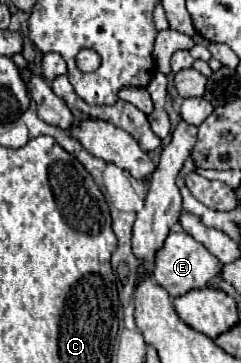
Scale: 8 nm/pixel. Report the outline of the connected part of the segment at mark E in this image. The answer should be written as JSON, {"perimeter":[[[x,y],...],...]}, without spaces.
{"perimeter":[[[170,232],[162,250],[156,254],[156,268],[154,268],[154,282],[160,284],[170,298],[184,296],[190,290],[200,290],[200,288],[210,288],[212,280],[220,276],[222,262],[210,254],[200,242],[196,242],[190,234],[186,232]]]}

